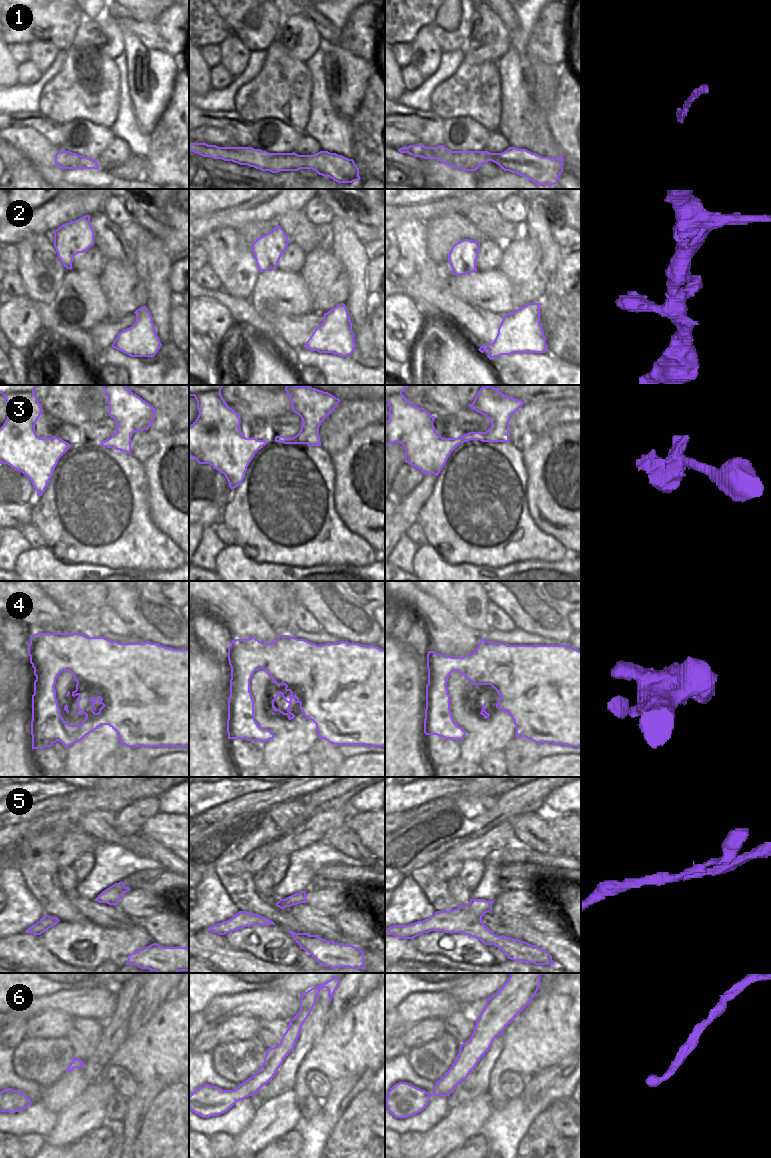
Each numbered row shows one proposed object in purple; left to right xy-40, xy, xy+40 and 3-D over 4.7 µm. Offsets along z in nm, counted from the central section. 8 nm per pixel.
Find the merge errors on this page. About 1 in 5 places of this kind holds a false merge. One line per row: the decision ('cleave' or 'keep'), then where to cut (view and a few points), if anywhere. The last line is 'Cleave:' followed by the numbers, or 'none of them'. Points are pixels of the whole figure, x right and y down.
1: keep | no cut
2: keep | no cut
3: keep | no cut
4: keep | no cut
5: keep | no cut
6: keep | no cut
Cleave: none of them

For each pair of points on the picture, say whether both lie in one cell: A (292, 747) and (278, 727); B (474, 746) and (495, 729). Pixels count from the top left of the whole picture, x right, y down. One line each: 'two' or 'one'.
A: two
B: one

